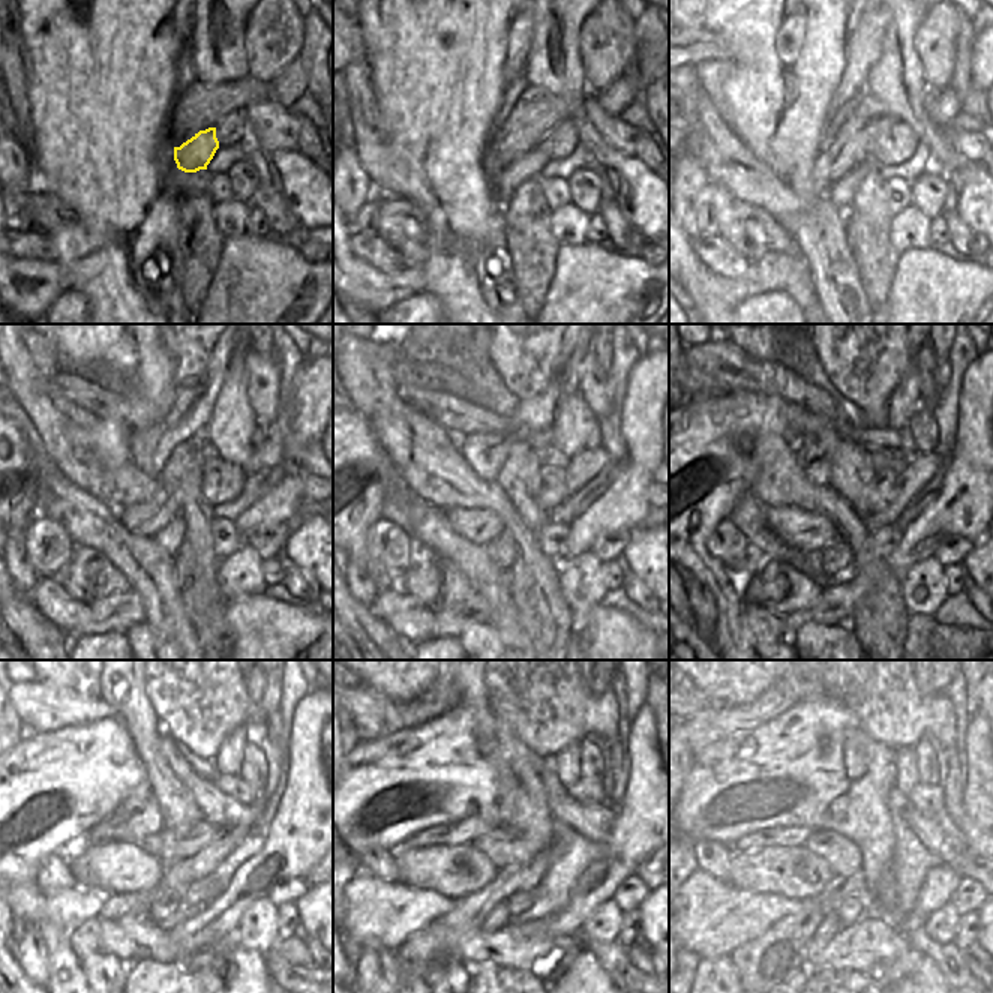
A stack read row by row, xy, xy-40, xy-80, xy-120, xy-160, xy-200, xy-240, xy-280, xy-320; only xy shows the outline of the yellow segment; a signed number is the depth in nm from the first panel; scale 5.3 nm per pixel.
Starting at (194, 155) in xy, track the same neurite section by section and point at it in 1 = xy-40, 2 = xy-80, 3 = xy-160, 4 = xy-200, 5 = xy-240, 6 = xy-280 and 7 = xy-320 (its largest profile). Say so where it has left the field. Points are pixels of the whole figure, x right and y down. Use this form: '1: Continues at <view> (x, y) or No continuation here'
1: Continues at xy-40 (528, 165)
2: Continues at xy-80 (840, 195)
3: Continues at xy-160 (501, 549)
4: Continues at xy-200 (836, 558)
5: Continues at xy-240 (167, 905)
6: Continues at xy-280 (497, 918)
7: Continues at xy-320 (830, 924)

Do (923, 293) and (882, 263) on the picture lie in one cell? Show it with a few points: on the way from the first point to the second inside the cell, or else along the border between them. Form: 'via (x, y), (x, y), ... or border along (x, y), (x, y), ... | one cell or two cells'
border along (897, 254), (897, 266), (888, 296), (882, 303) | two cells

